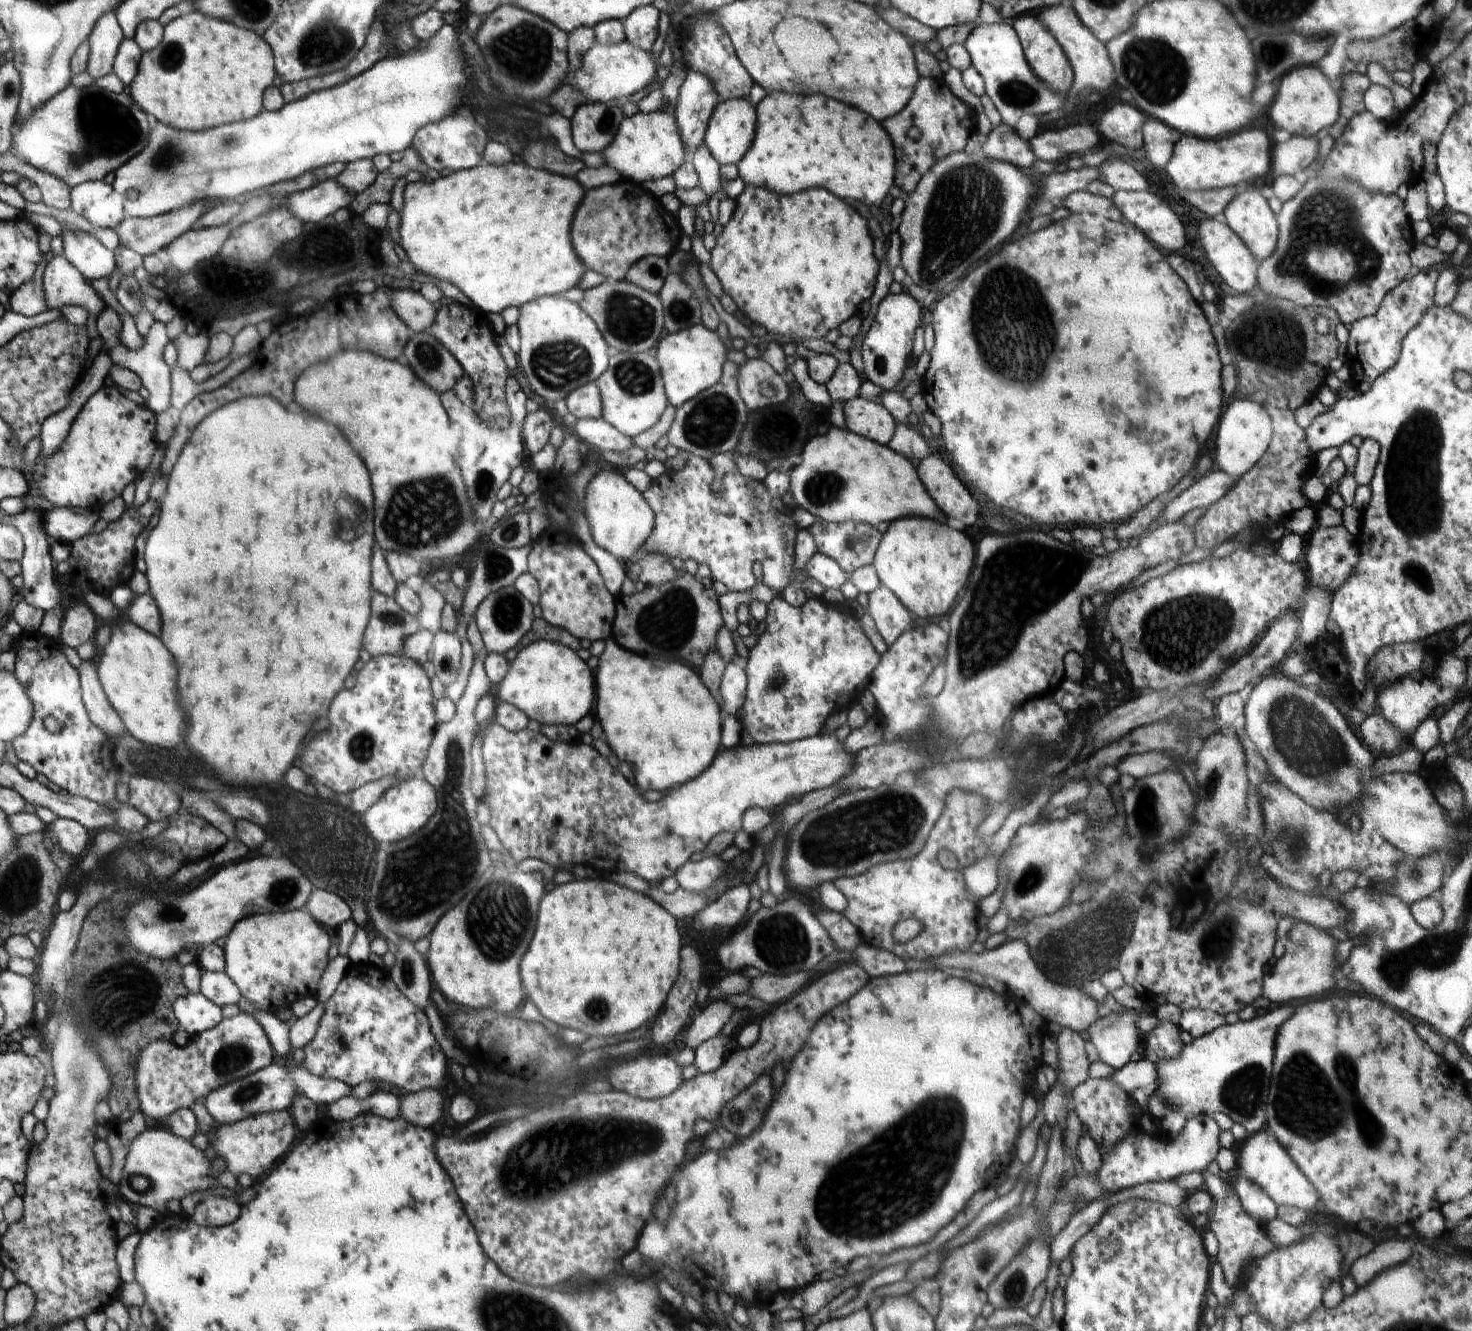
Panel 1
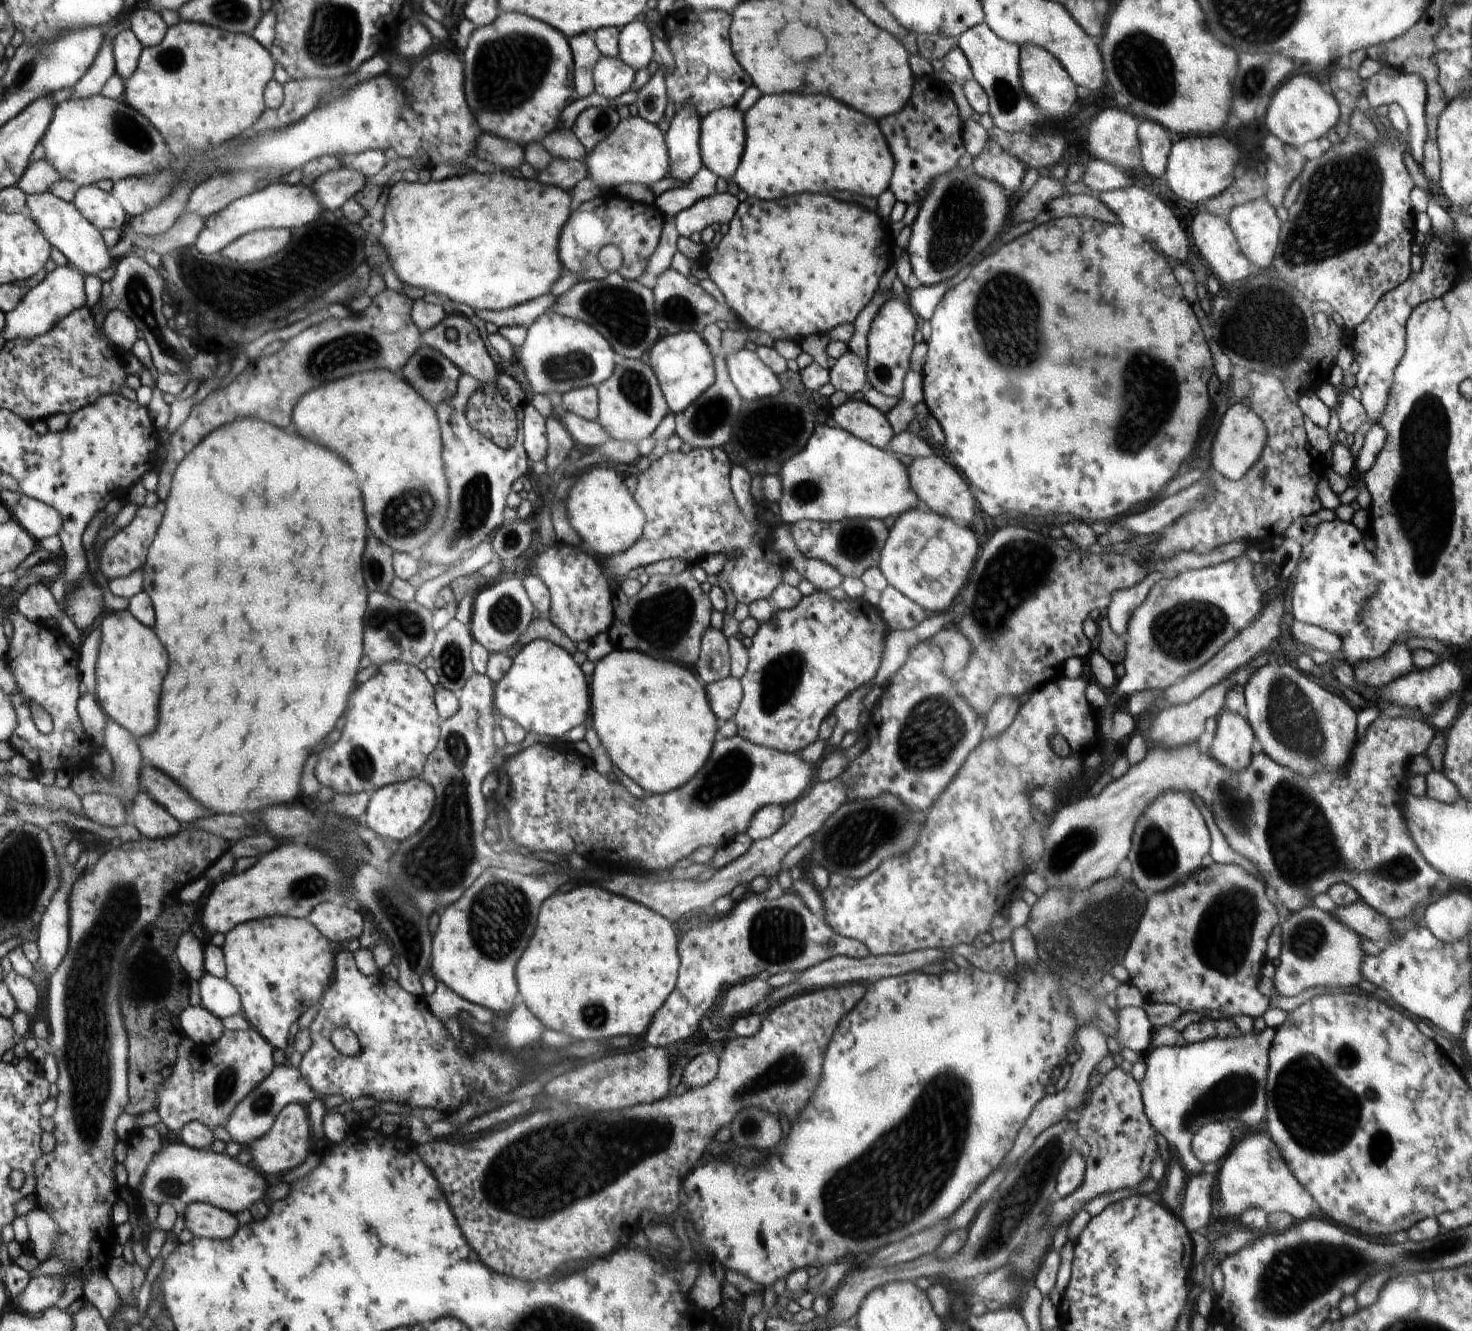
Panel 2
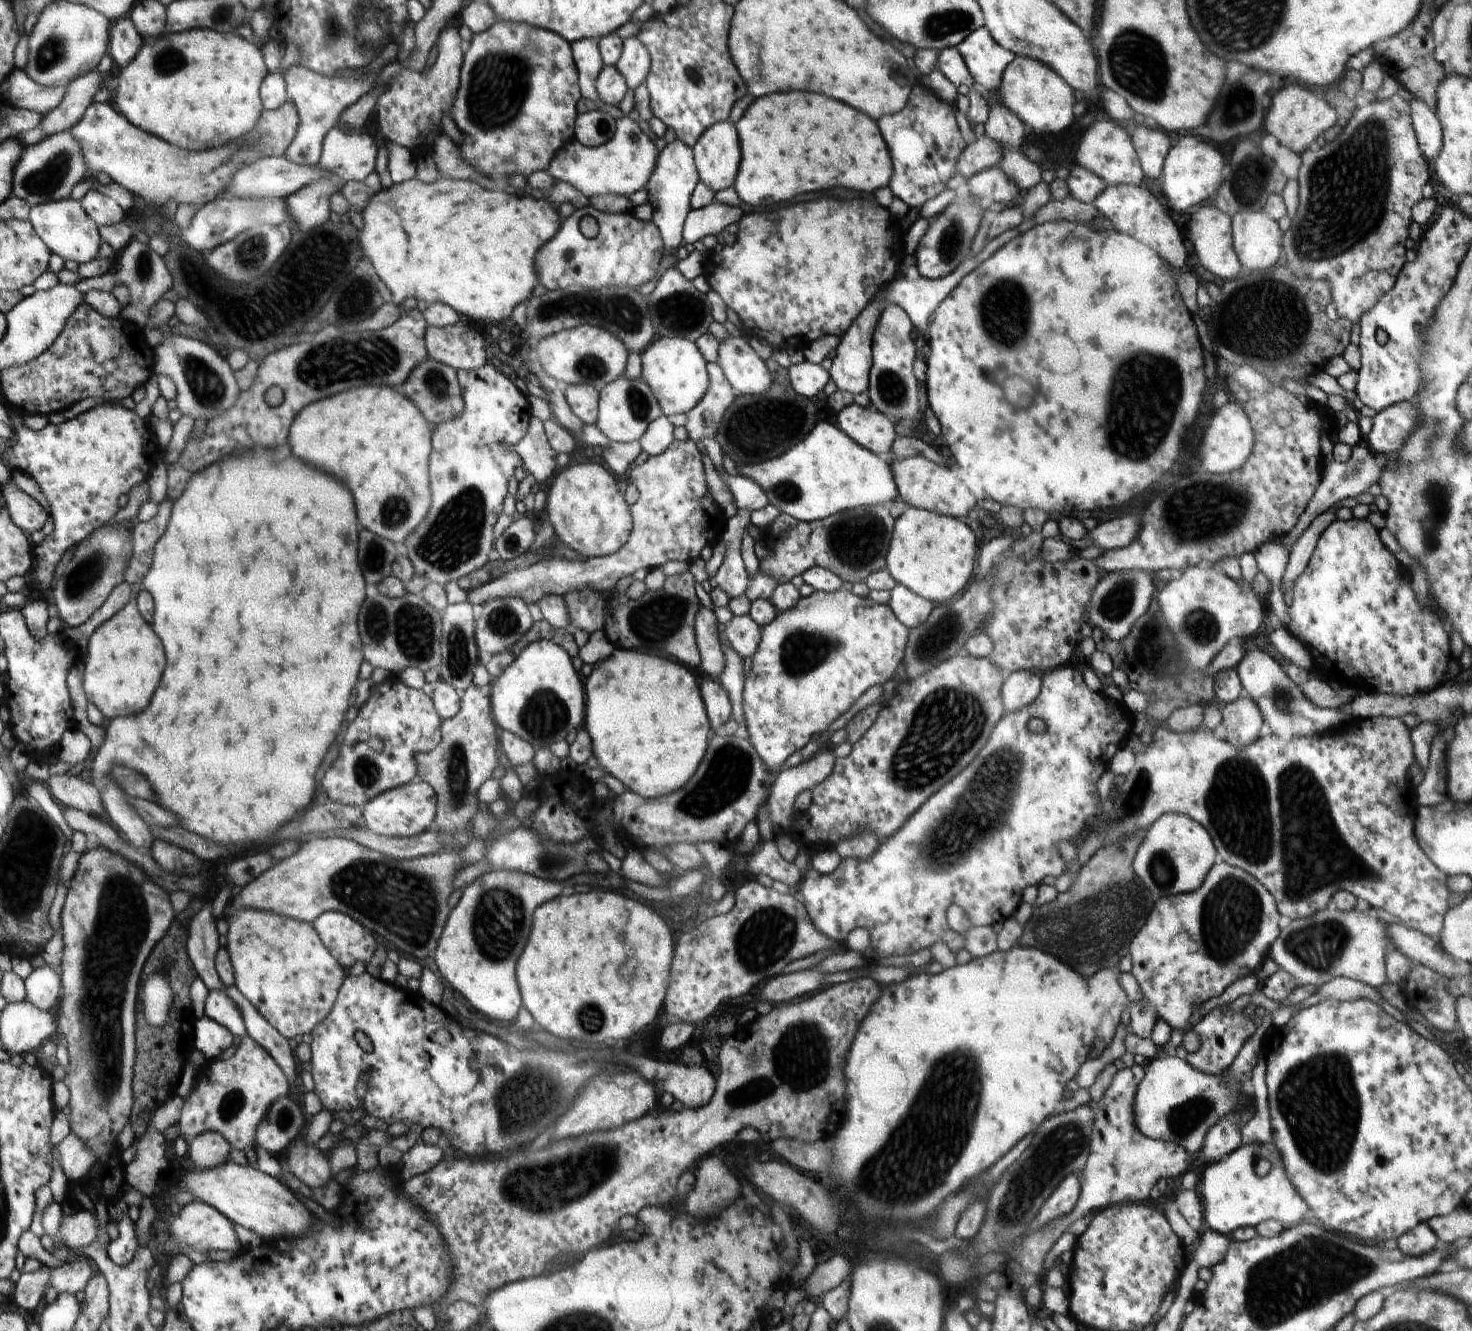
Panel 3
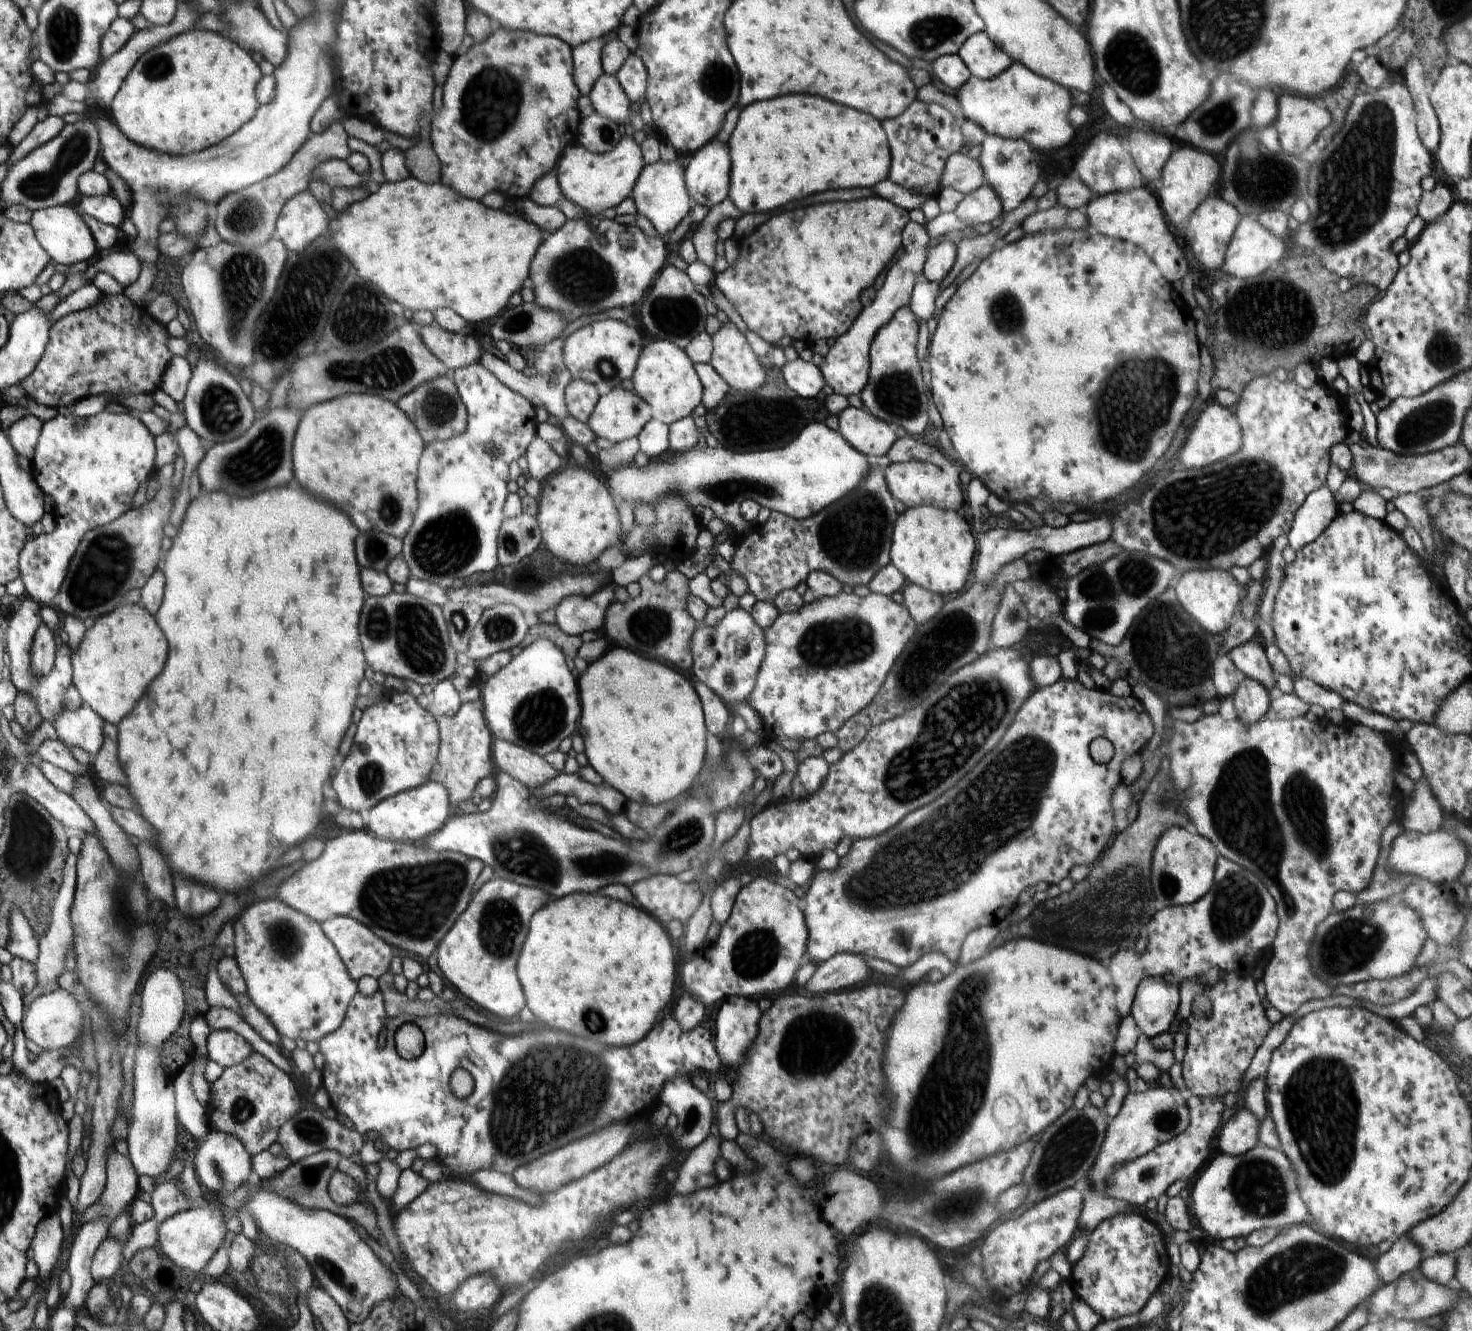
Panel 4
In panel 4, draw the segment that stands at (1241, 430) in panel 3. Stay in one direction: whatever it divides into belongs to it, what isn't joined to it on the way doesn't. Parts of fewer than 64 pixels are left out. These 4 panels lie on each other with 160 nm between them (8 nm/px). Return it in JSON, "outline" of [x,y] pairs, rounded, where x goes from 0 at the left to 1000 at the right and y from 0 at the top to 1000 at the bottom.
{"outline":[[[828,302],[821,304],[815,311],[811,322],[806,328],[804,335],[799,343],[798,350],[806,352],[817,352],[838,341],[843,334],[843,322],[839,311],[834,310]]]}

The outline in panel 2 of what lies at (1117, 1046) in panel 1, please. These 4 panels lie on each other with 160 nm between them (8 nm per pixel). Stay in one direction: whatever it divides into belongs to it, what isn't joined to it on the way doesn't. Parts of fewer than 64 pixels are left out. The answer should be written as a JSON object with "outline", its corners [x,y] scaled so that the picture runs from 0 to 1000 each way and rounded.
{"outline":[[[764,757],[759,761],[759,778],[762,789],[768,787],[776,793],[782,788],[783,769],[775,757]]]}

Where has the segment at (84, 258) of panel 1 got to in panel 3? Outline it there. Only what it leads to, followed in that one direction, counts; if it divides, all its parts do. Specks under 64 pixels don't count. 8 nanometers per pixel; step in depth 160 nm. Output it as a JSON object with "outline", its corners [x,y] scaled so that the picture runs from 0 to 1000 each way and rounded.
{"outline":[[[48,148],[47,150],[22,155],[20,166],[22,167],[24,172],[30,180],[30,182],[33,183],[33,185],[36,188],[37,191],[40,191],[44,196],[50,195],[53,199],[55,199],[67,194],[70,180],[69,170],[60,161],[60,159],[54,150]]]}

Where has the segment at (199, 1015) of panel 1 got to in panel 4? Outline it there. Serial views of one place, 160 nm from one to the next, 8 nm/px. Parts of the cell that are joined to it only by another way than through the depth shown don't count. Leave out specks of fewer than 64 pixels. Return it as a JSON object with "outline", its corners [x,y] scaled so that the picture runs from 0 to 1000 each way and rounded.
{"outline":[[[154,774],[144,775],[141,781],[141,795],[154,803],[168,797],[173,790],[165,778]]]}

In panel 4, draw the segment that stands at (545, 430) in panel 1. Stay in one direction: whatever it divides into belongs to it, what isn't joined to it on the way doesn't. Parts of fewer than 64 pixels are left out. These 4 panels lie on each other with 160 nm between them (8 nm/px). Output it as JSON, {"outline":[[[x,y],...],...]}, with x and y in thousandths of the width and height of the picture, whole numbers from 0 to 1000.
{"outline":[[[362,329],[358,335],[357,344],[359,352],[357,354],[359,358],[364,361],[372,359],[375,355],[380,352],[383,346],[374,336],[374,333],[370,332],[368,329]]]}

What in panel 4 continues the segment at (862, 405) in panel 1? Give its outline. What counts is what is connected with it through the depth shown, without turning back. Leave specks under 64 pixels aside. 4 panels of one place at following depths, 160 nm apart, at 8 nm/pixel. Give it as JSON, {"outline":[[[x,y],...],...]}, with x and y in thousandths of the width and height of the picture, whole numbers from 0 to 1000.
{"outline":[[[576,305],[570,311],[570,325],[573,327],[574,330],[582,338],[584,338],[586,342],[590,343],[590,345],[594,343],[601,343],[602,340],[605,340],[605,335],[607,334],[609,328],[607,325],[605,323],[605,319],[598,315],[596,315],[592,309],[588,307],[582,307]]]}

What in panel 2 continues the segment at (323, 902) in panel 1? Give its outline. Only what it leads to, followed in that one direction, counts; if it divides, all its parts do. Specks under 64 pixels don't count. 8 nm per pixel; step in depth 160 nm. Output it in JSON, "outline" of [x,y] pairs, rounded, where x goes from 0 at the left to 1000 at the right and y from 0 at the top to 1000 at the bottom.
{"outline":[[[221,678],[212,683],[209,691],[224,708],[236,708],[247,701],[247,688],[235,680]]]}

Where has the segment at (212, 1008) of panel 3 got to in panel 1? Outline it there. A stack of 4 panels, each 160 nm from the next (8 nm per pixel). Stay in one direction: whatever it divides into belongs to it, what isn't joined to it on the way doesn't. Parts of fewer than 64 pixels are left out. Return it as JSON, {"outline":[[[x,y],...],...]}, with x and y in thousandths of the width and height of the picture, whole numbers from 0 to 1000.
{"outline":[[[138,730],[137,746],[149,757],[161,754],[164,750],[163,743],[153,730]]]}

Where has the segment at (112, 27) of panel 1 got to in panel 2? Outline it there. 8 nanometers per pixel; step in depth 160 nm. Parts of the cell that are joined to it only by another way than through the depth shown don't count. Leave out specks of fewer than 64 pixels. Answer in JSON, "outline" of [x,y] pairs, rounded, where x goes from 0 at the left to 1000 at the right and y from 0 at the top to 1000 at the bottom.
{"outline":[[[77,22],[74,24],[71,36],[66,44],[65,49],[61,51],[62,53],[59,57],[51,65],[50,74],[59,74],[69,71],[71,65],[79,56],[79,45],[77,39],[79,26],[79,24]]]}

